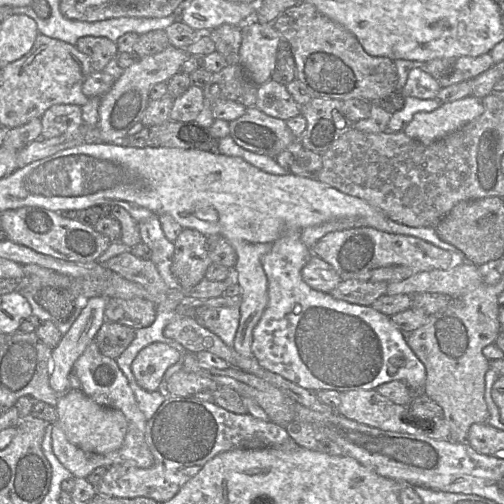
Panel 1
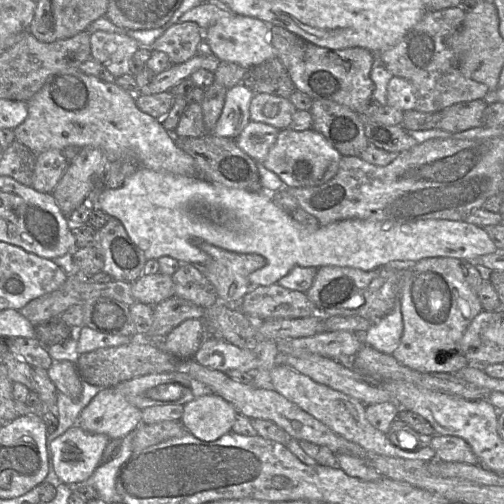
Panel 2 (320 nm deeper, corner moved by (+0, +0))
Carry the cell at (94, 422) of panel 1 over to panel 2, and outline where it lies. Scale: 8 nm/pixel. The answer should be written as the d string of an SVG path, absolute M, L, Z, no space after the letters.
M74 425L63 434L55 438L50 444L54 471L60 482L68 485L77 485L87 480L100 465L105 447L110 442L106 434L91 433Z

